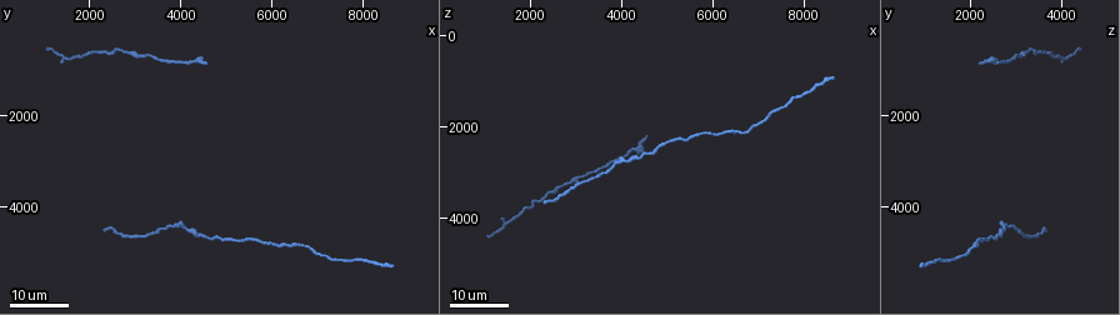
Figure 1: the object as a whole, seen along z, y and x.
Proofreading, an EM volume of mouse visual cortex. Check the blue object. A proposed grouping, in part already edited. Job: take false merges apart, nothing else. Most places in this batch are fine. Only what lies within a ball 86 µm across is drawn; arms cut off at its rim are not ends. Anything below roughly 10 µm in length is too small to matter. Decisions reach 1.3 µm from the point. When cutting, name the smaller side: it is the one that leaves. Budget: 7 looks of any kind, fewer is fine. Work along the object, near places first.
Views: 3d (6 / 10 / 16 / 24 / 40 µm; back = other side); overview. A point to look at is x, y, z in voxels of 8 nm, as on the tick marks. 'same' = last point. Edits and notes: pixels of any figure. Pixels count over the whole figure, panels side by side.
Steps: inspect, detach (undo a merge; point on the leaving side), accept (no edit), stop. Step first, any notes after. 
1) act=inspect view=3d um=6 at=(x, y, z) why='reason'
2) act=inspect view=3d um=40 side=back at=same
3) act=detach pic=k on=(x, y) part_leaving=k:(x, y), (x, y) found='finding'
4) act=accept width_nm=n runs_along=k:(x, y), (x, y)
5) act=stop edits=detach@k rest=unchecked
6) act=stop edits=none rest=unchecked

act=inspect view=3d um=16 at=(6700, 4900, 2150) why='narrows sharply'

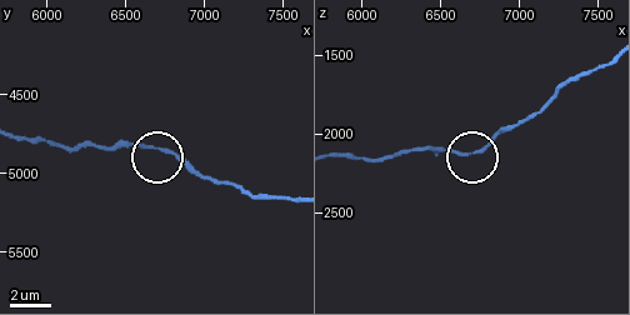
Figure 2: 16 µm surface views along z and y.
act=inspect view=3d um=10 at=(6700, 4840, 2140)

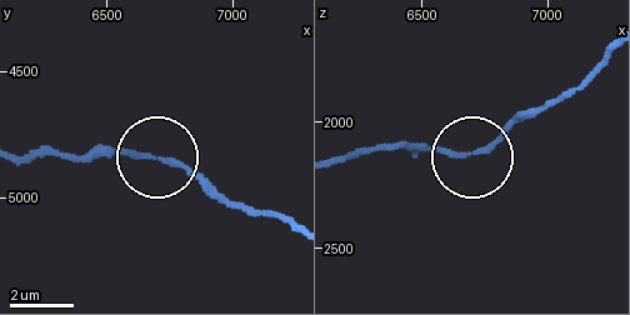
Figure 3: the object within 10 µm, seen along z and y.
act=accept runs_along=3:(28, 160), (51, 151), (140, 151), (180, 163), (210, 190) found='all the same neuron'

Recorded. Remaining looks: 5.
act=inspect view=3d um=24 at=(4350, 4550, 2750) why='sudden change in width'

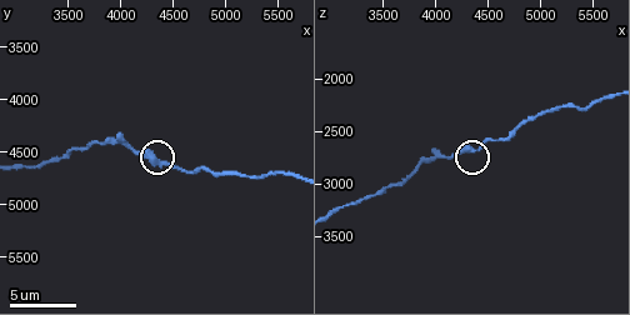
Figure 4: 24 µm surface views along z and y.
act=inspect view=3d um=10 at=(4400, 4620, 2660) why='zoom in'

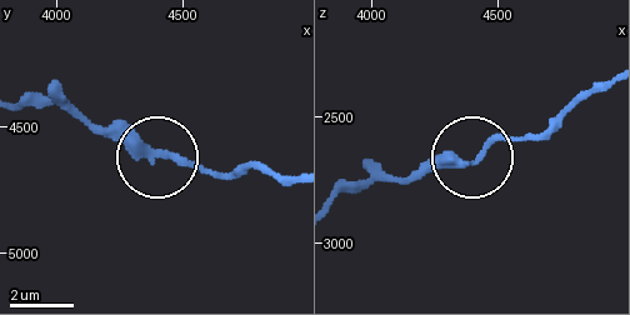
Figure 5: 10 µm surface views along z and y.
act=inspect view=3d um=10 side=back at=(4390, 4600, 2670)

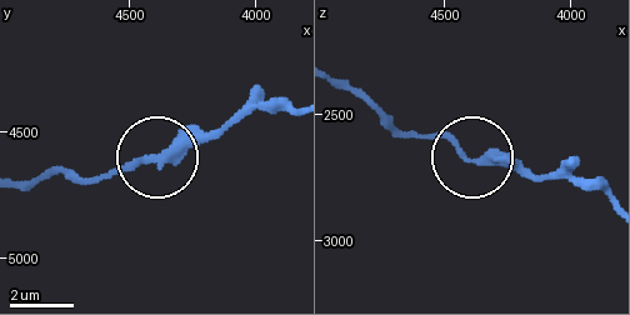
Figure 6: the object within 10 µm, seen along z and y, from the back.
act=accept runs_along=6:(253, 86), (213, 129), (131, 169), (70, 180) found='continuous, no second neuron'

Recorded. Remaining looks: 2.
act=inspect view=3d um=16 at=(4150, 850, 2600) why='thin neck'

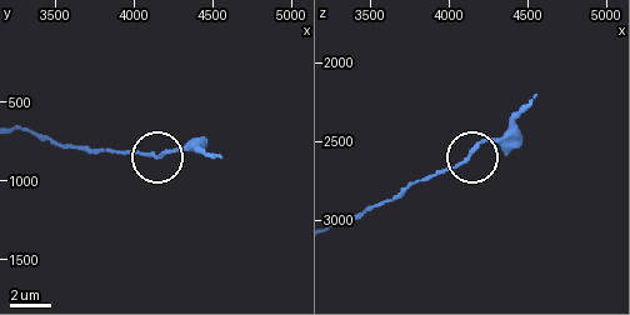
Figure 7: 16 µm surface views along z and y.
act=inspect view=3d um=10 at=(4100, 820, 2640)

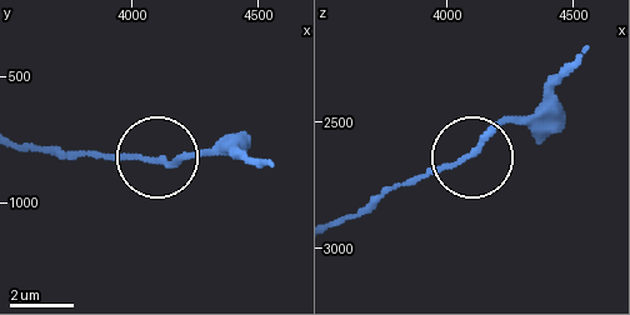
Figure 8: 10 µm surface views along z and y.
act=accept found='all the same neuron'

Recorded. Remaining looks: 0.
act=stop edits=none rest=unchecked

